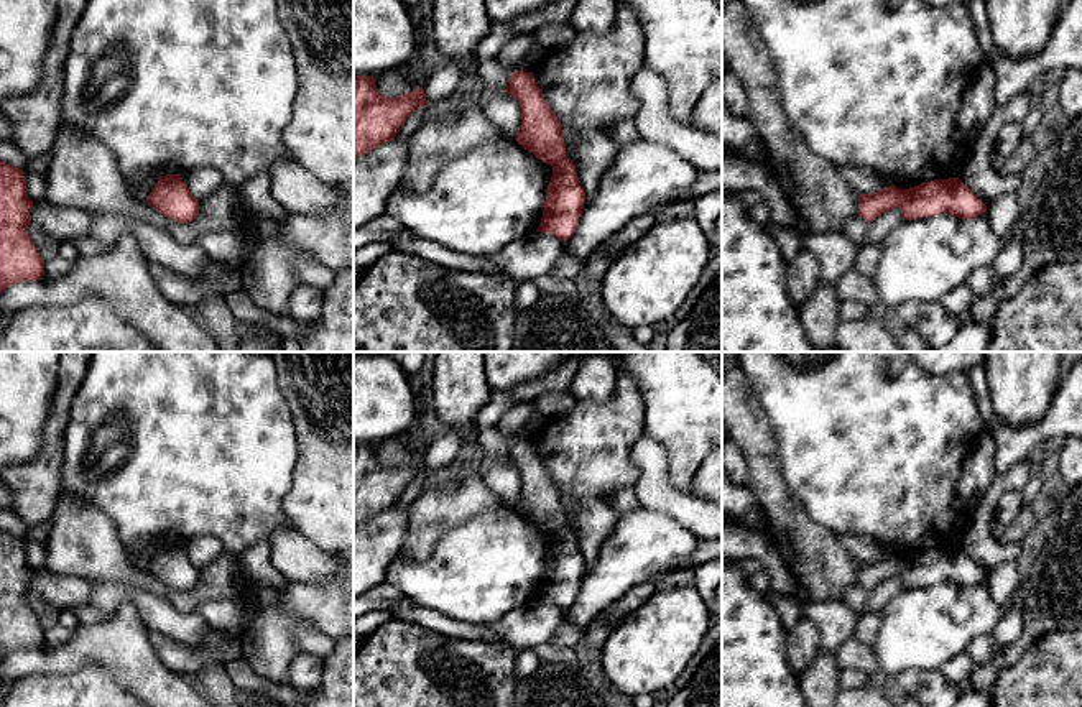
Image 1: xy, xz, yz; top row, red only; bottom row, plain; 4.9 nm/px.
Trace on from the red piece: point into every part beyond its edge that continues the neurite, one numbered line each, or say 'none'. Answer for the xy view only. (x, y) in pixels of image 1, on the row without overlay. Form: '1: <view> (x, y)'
none

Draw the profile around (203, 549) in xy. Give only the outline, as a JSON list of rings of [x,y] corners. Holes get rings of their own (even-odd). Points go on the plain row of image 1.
[[[196,536],[179,544],[199,571],[225,552],[222,541],[210,536]]]

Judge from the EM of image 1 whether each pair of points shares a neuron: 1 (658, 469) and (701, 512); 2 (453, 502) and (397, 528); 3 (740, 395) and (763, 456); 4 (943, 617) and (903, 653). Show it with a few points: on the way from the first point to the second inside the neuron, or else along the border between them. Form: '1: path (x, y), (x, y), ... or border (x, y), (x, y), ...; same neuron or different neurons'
1: path (658, 482), (688, 508); same neuron
2: border (408, 510), (408, 533), (398, 553); different neurons
3: path (740, 410), (755, 441); same neuron
4: path (933, 623), (913, 643); same neuron

